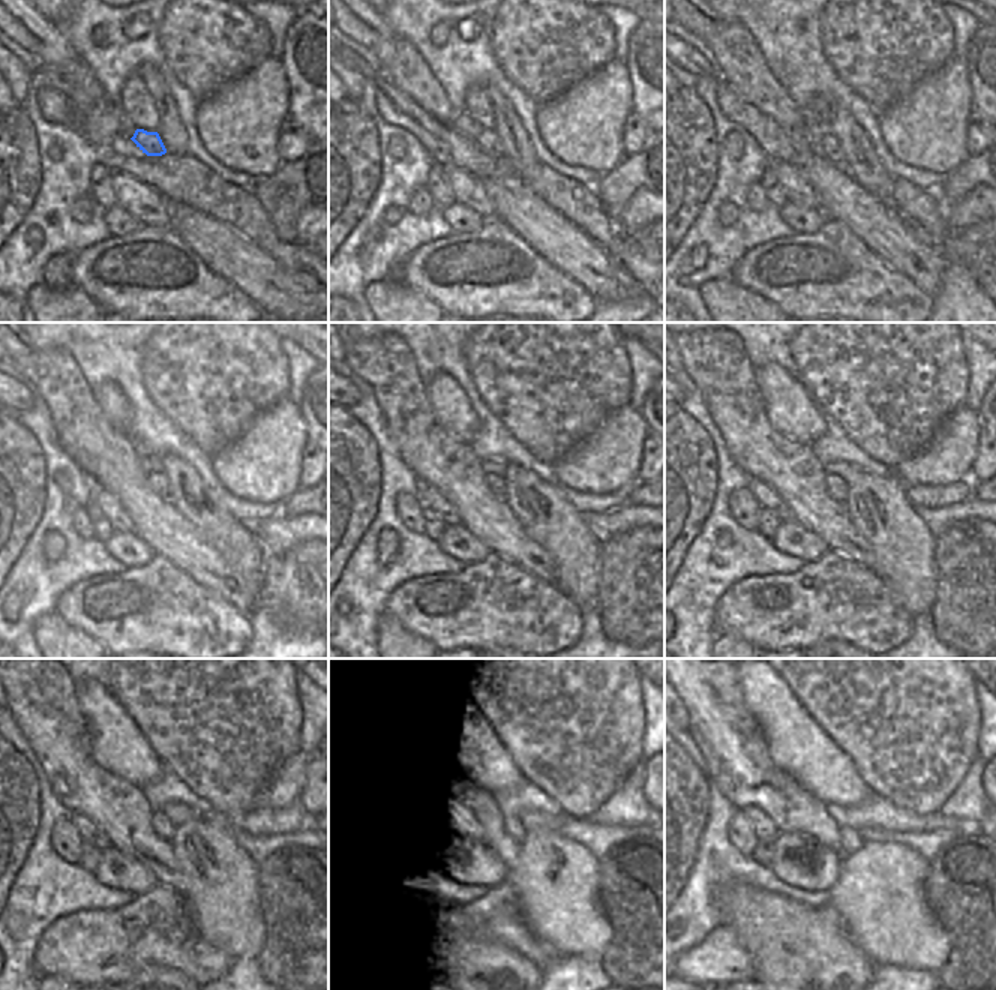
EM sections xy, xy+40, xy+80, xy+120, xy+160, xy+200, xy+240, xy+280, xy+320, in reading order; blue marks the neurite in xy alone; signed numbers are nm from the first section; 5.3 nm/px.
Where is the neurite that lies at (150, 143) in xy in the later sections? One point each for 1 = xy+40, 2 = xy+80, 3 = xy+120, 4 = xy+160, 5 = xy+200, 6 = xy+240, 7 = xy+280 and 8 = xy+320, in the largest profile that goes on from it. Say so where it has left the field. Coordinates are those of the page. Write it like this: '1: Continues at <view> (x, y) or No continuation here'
1: Continues at xy+40 (488, 141)
2: Continues at xy+80 (827, 144)
3: Continues at xy+120 (159, 483)
4: Continues at xy+160 (497, 485)
5: Continues at xy+200 (837, 489)
6: Continues at xy+240 (162, 827)
7: Continues at xy+280 (512, 827)
8: Continues at xy+320 (849, 840).

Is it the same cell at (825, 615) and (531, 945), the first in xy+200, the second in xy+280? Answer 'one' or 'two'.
one

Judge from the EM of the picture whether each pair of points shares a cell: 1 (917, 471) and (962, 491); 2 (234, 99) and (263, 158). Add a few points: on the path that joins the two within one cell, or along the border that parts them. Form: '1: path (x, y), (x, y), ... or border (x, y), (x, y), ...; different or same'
1: border (968, 477), (947, 485), (912, 485); different
2: path (240, 114), (240, 131), (251, 143); same

